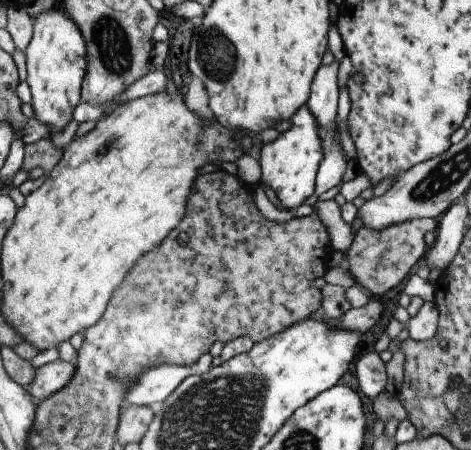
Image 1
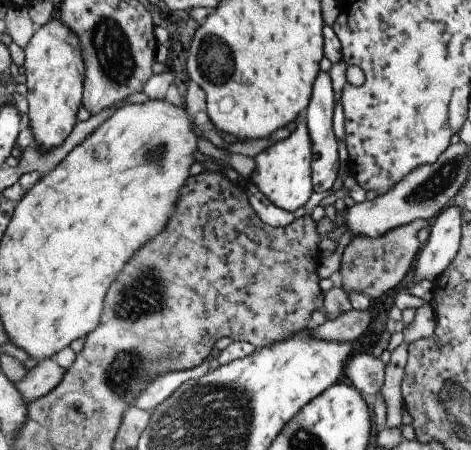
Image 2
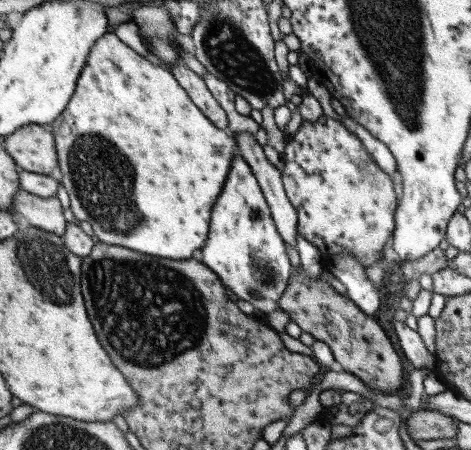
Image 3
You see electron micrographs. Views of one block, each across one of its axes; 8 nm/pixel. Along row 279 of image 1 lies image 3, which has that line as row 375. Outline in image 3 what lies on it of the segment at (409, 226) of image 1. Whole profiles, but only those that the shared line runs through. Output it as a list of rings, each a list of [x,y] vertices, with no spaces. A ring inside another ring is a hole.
[[[299,270],[297,276],[291,276],[283,296],[277,302],[277,308],[289,312],[289,318],[303,332],[311,334],[319,342],[325,342],[331,348],[335,362],[339,362],[345,372],[357,376],[365,388],[387,396],[399,396],[409,388],[403,364],[377,318],[361,312],[351,302],[351,298],[337,294],[329,284],[323,284],[321,280],[309,280],[305,278],[305,272]]]

